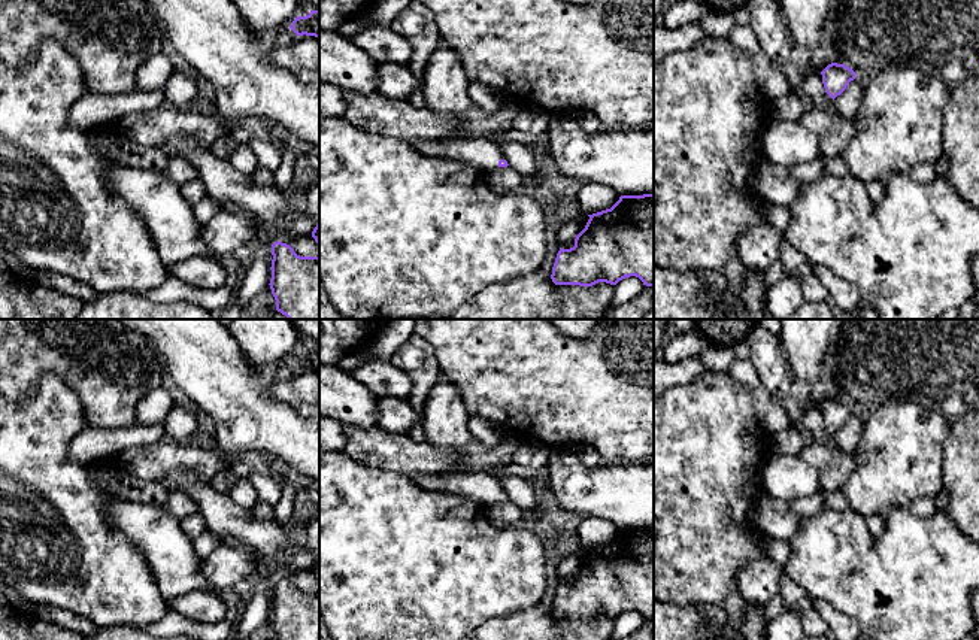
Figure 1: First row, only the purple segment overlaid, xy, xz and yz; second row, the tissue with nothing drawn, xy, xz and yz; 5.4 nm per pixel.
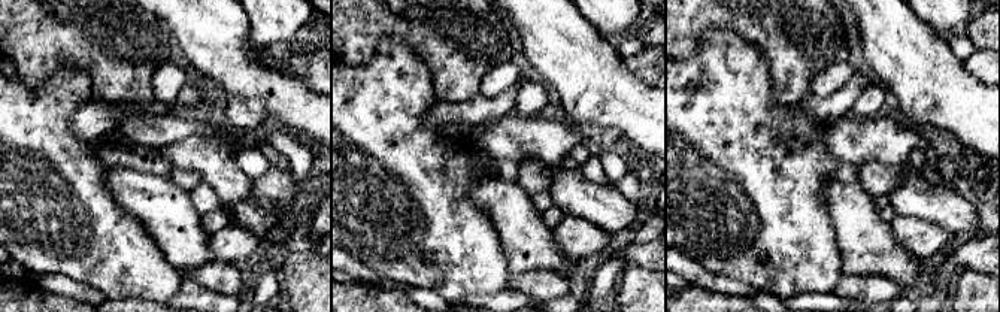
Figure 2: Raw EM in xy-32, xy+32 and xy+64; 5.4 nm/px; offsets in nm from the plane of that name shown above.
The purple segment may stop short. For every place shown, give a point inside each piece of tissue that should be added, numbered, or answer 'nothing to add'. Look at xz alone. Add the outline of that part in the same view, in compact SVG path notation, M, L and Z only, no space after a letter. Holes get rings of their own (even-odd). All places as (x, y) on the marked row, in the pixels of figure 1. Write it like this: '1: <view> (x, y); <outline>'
1: xz (484, 154); M460 137L451 140L409 139L406 142L409 142L418 152L427 157L457 160L484 172L488 169L497 169L498 161L506 160L500 146L487 137Z

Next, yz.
nothing to add

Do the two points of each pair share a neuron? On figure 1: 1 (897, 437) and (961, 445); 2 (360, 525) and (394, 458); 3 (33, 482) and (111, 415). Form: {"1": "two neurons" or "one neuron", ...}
{"1": "two neurons", "2": "two neurons", "3": "two neurons"}

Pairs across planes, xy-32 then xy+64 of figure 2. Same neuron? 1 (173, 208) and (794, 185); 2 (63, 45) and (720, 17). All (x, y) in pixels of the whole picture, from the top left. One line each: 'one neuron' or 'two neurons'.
1: two neurons
2: one neuron

